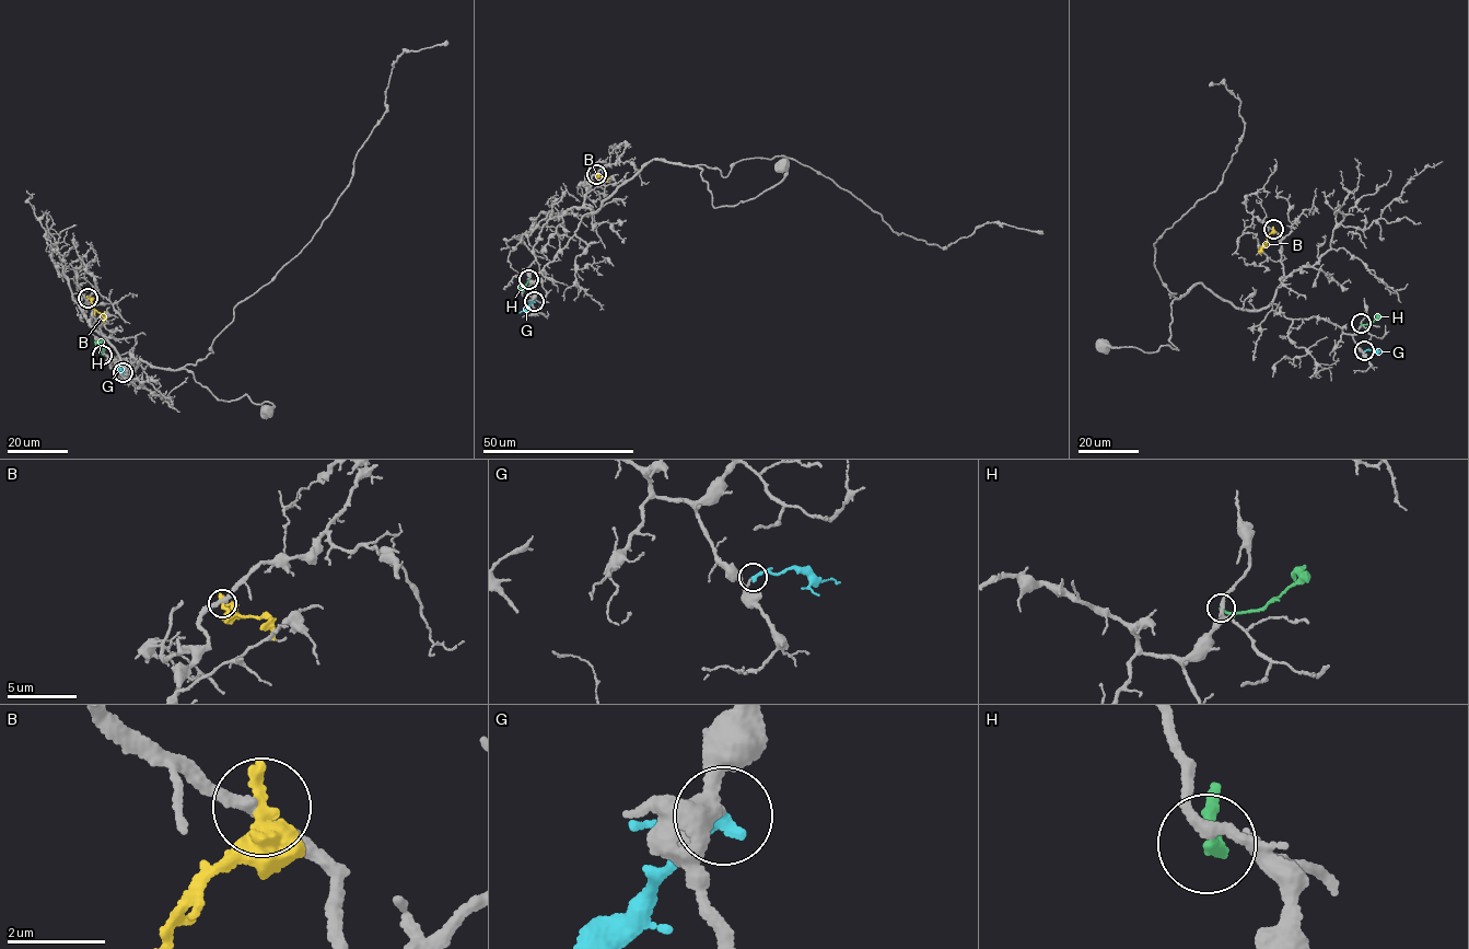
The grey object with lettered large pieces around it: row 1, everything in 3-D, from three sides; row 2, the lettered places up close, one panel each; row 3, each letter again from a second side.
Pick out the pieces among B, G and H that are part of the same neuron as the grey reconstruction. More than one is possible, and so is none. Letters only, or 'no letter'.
G

